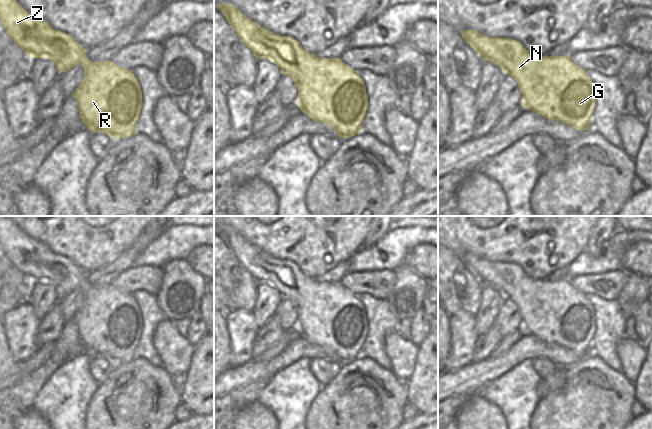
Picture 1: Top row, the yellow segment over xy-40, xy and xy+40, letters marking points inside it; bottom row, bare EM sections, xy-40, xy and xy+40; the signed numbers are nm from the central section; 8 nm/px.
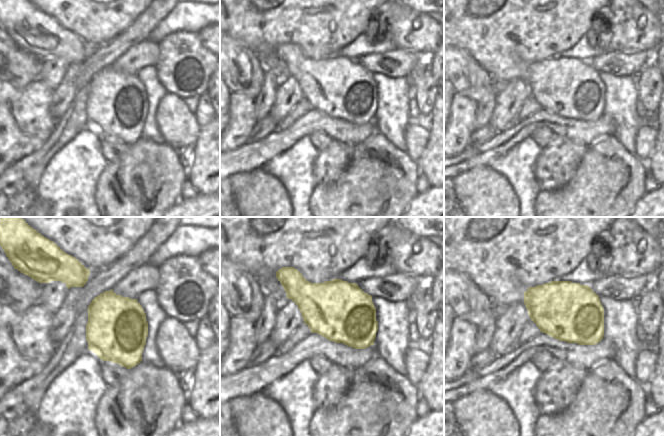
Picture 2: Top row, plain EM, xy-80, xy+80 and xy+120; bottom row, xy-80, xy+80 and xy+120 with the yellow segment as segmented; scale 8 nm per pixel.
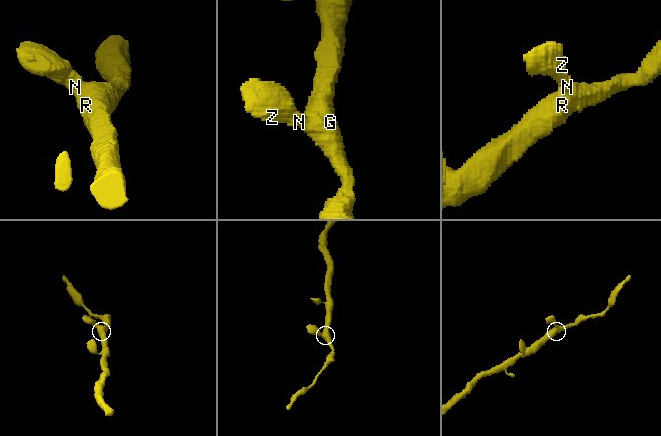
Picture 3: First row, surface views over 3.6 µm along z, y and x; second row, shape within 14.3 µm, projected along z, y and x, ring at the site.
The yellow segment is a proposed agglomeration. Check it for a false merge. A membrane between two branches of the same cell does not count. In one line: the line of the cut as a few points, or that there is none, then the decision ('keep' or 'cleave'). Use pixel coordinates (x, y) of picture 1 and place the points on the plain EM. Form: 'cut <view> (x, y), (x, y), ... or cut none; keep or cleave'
cut none; keep

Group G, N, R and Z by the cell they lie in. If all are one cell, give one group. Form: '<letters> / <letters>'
G N R Z

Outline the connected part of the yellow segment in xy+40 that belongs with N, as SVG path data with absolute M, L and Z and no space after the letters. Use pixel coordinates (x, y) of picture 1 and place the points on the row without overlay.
M475 254L463 255L462 261L482 284L497 288L518 307L522 317L523 332L577 354L588 354L596 329L594 309L586 294L577 290L570 280L535 280L517 264L491 262Z

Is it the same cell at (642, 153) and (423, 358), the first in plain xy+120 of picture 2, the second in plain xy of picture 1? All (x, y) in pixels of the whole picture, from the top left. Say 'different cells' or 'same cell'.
different cells

